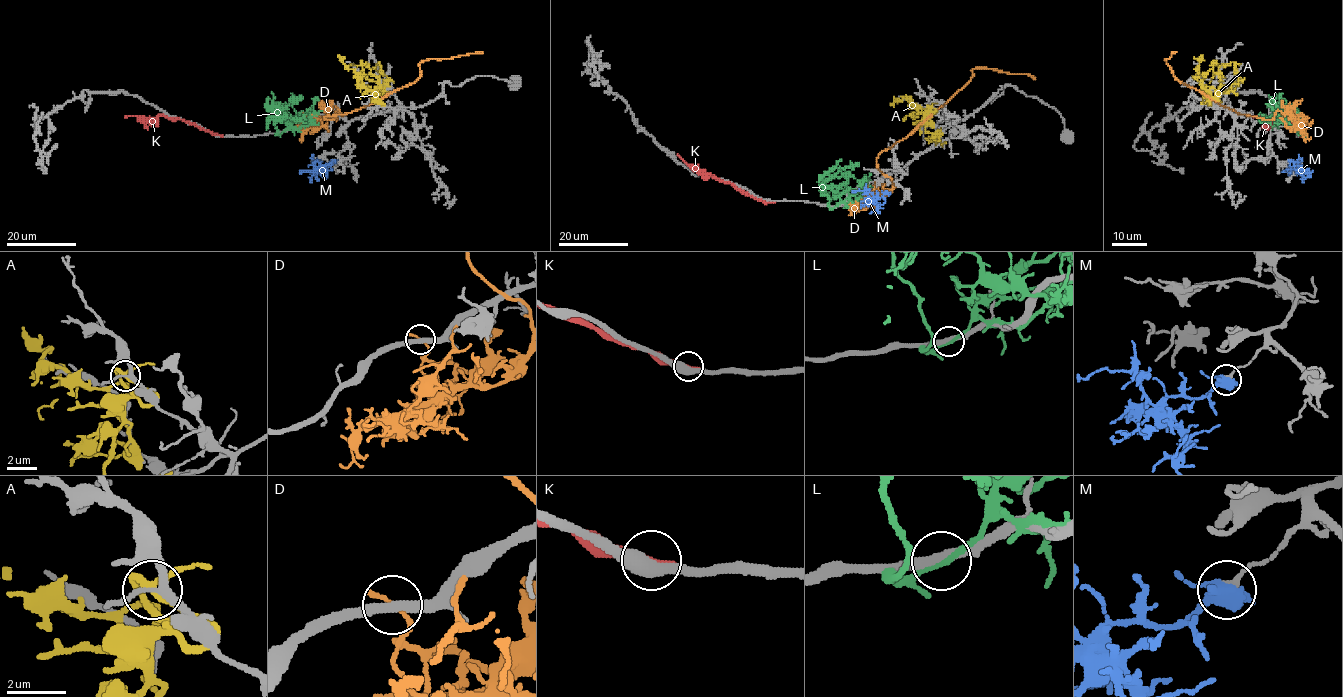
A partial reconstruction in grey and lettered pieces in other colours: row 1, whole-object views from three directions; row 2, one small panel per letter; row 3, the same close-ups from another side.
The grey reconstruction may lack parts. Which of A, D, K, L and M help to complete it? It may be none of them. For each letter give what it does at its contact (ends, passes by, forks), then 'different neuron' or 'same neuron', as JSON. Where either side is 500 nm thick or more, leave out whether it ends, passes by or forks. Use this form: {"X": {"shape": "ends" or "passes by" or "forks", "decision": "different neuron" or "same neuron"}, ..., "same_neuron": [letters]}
{"A": {"shape": "forks", "decision": "different neuron"}, "D": {"shape": "passes by", "decision": "different neuron"}, "K": {"shape": "passes by", "decision": "different neuron"}, "L": {"shape": "passes by", "decision": "different neuron"}, "M": {"shape": "forks", "decision": "different neuron"}, "same_neuron": []}

